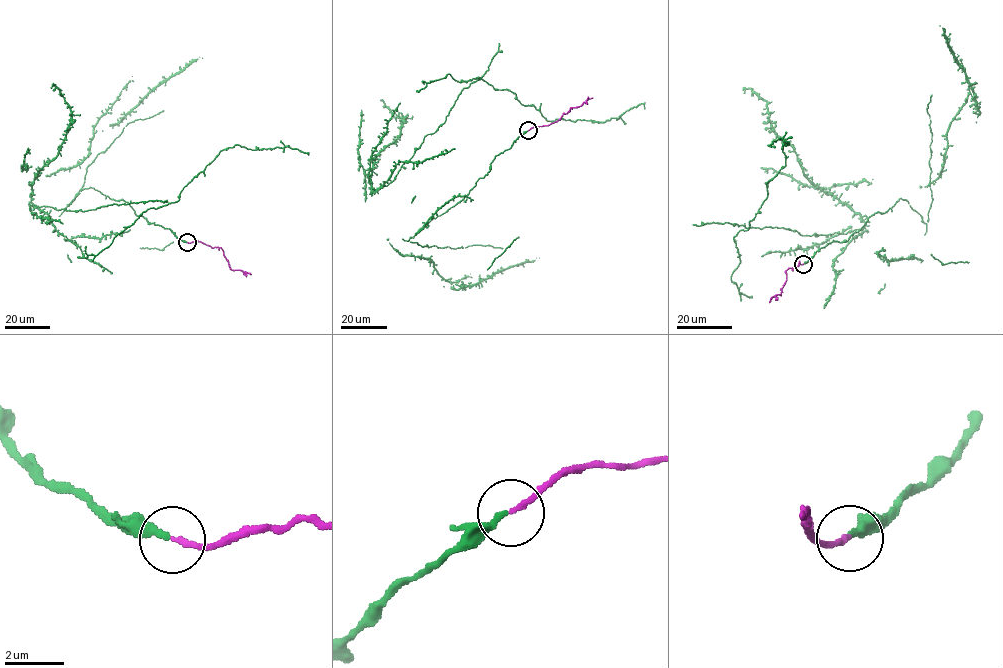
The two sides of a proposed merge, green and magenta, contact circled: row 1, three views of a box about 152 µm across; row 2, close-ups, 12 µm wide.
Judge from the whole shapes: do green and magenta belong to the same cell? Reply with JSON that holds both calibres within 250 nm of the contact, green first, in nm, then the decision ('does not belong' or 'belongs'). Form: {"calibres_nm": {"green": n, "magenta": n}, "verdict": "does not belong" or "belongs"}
{"calibres_nm": {"green": 260, "magenta": 190}, "verdict": "does not belong"}

